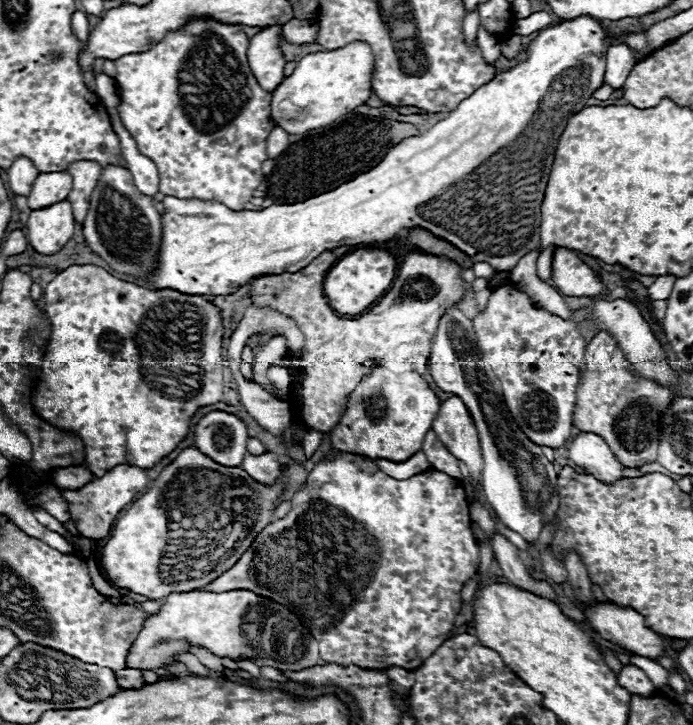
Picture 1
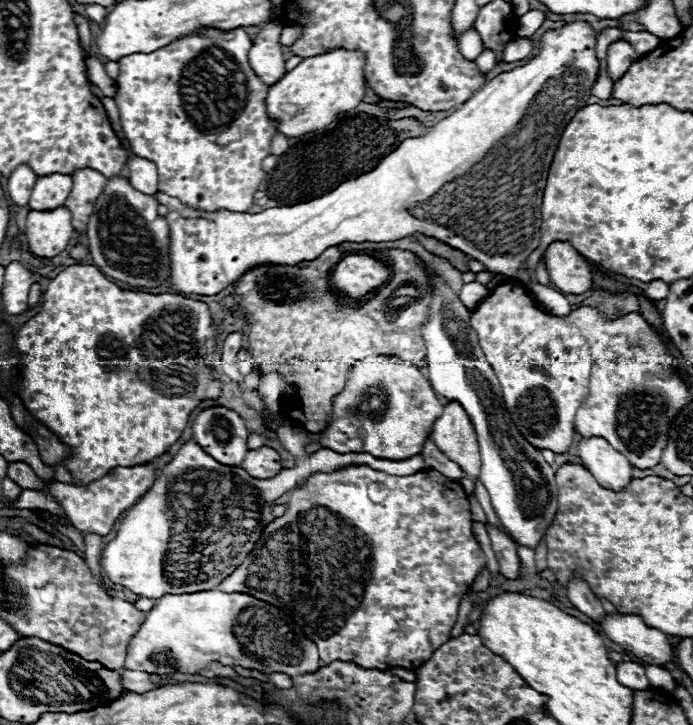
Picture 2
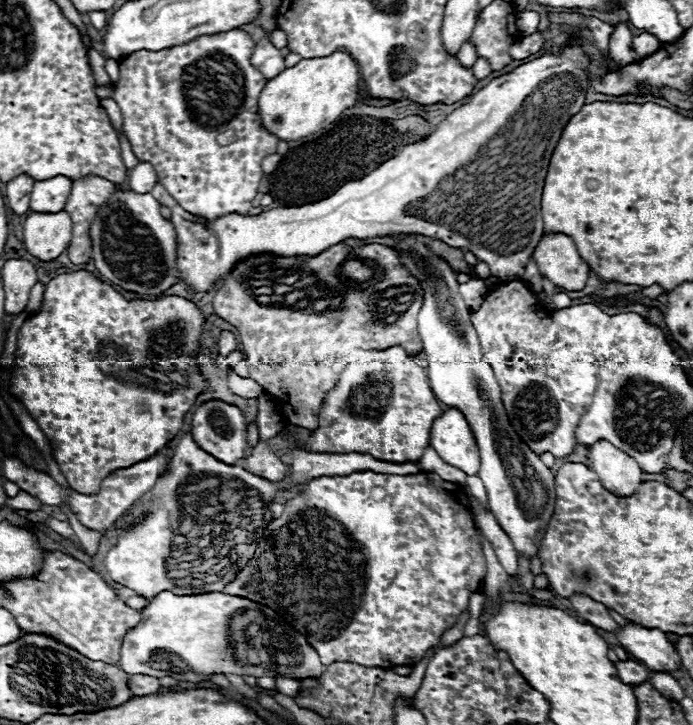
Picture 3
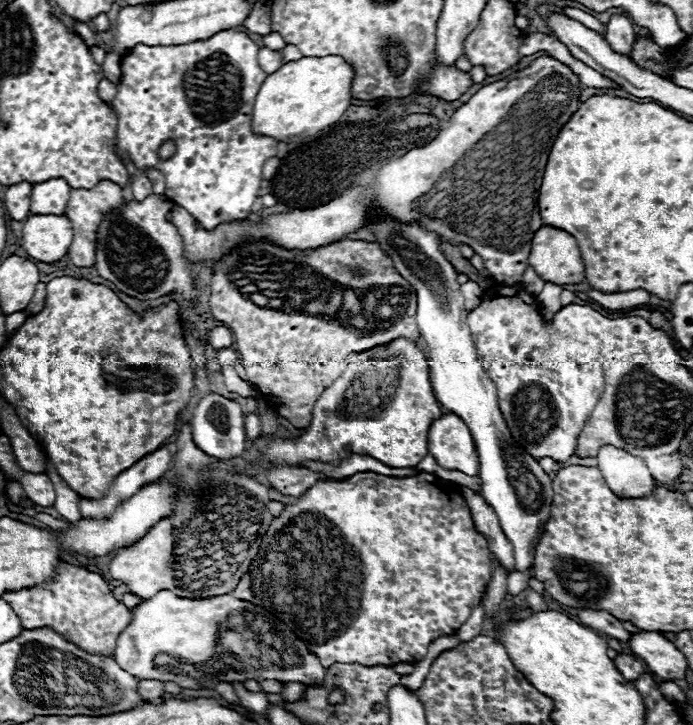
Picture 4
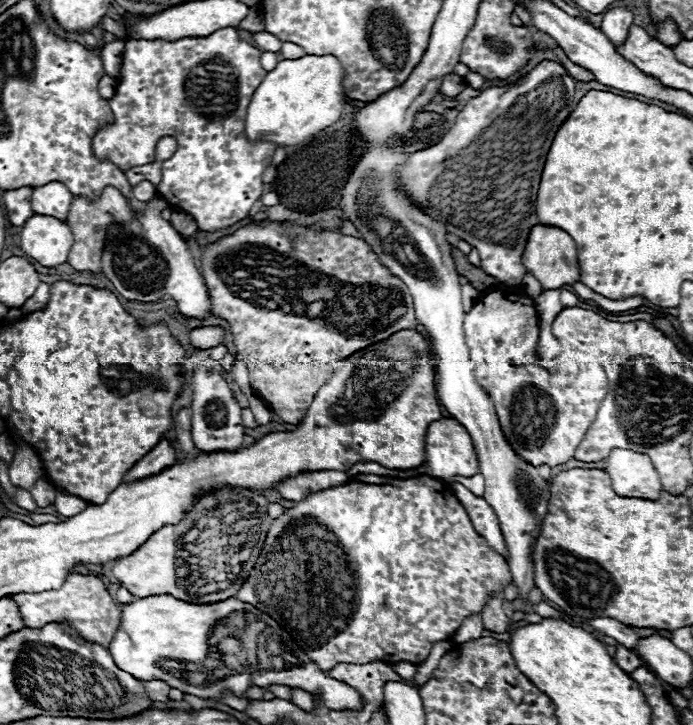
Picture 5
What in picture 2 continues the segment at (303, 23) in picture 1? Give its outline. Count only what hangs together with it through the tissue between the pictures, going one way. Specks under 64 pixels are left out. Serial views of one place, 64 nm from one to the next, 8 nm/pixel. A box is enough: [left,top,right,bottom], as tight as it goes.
[280,26,300,46]

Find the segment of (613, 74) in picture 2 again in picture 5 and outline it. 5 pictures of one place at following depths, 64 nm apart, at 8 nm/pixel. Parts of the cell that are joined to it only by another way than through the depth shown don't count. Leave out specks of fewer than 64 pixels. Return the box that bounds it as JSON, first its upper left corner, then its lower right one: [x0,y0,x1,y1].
[600,6,634,44]

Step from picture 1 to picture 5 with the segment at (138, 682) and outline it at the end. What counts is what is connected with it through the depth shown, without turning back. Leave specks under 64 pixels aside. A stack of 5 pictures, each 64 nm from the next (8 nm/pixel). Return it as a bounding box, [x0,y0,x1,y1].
[144,680,170,704]

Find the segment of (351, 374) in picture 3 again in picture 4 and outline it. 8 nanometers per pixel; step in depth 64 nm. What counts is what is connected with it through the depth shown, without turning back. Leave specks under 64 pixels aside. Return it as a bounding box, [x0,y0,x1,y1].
[224,338,442,478]

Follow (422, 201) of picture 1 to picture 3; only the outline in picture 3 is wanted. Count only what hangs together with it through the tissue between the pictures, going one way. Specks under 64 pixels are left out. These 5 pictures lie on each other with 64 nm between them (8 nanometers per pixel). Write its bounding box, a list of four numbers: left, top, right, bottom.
[152,44,590,290]

